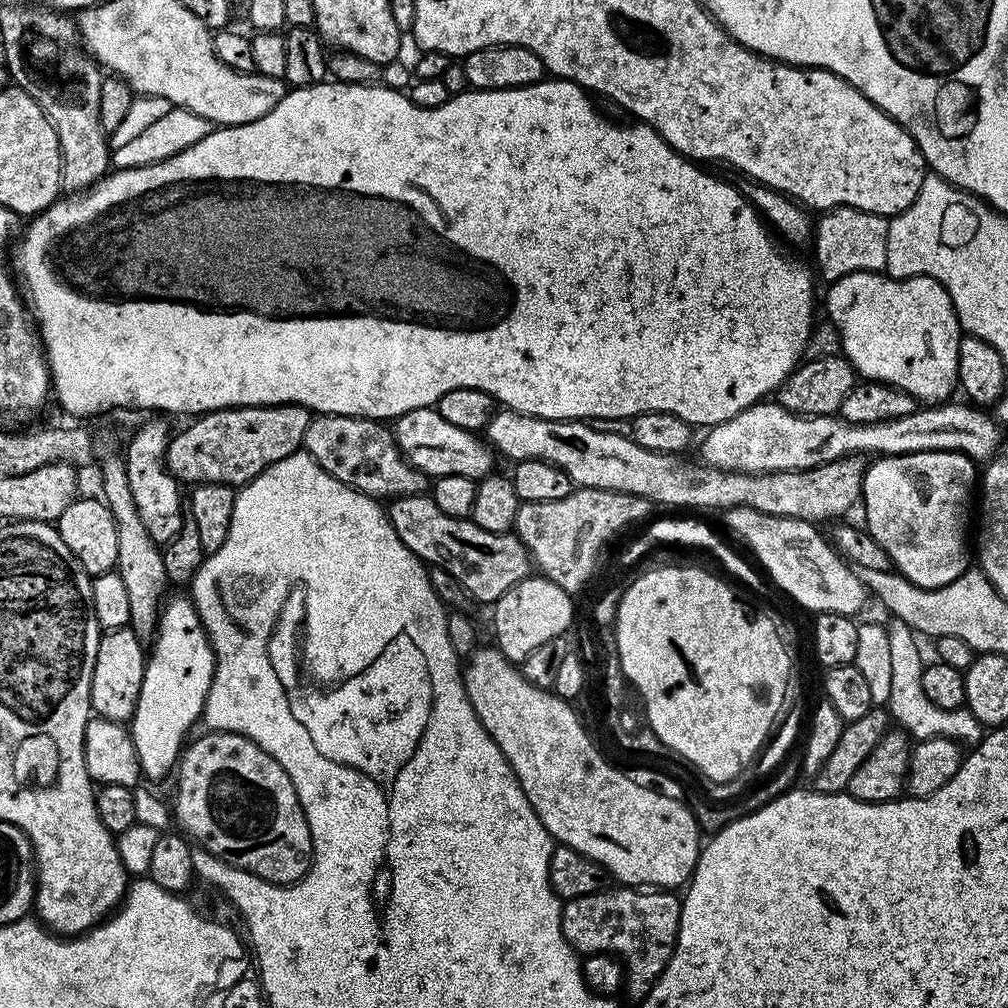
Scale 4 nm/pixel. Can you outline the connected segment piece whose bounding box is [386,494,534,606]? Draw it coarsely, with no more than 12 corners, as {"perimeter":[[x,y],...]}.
{"perimeter":[[431,495],[387,505],[398,538],[495,605],[533,571],[512,532],[442,514]]}

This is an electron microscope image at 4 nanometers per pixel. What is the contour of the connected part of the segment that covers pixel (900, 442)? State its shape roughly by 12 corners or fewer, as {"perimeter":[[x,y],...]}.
{"perimeter":[[971,403],[851,424],[752,404],[713,424],[699,459],[797,472],[844,456],[999,453]]}

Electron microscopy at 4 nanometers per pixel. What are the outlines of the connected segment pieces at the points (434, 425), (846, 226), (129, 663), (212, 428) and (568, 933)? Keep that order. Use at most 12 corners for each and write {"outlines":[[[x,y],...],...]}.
{"outlines":[[[435,407],[397,416],[400,452],[429,478],[481,481],[494,452]],[[831,208],[814,224],[824,282],[884,272],[885,217]],[[131,626],[101,635],[92,712],[131,721],[145,645]],[[300,404],[205,412],[168,441],[188,486],[243,486],[304,447]],[[608,886],[567,901],[562,934],[624,966],[644,1000],[674,954],[681,897]]]}

